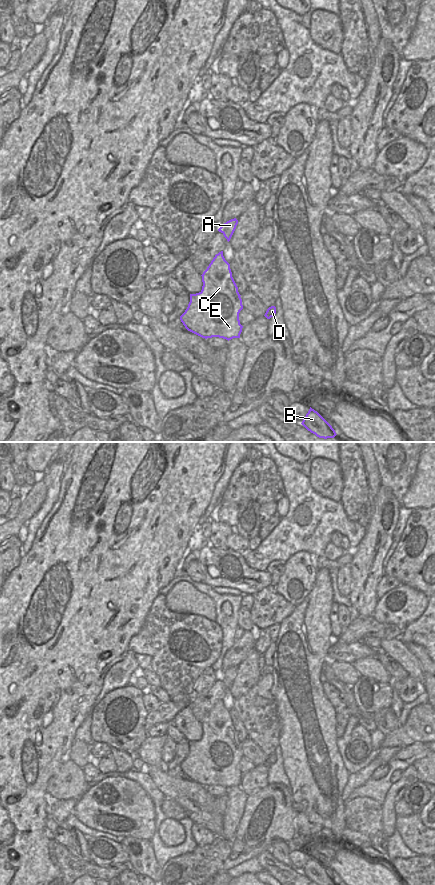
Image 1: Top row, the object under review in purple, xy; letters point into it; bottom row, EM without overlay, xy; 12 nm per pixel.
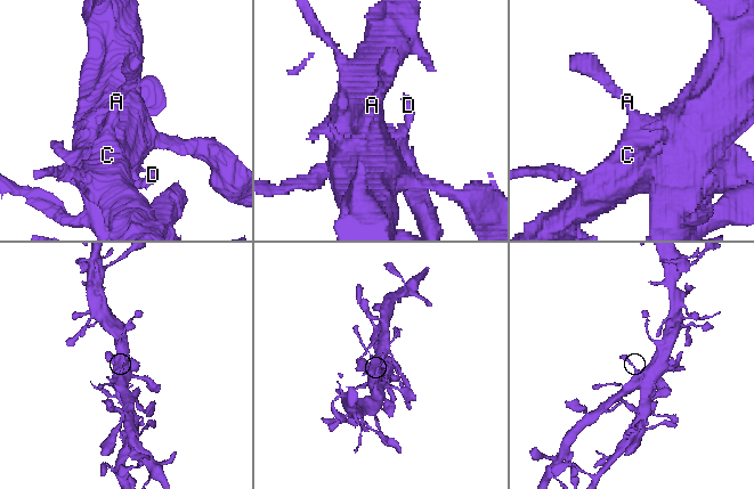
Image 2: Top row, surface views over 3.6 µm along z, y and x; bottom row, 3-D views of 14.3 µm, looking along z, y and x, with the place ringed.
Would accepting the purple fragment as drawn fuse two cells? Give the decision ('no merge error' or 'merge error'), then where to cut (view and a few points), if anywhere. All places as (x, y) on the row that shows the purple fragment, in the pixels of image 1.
no merge error | no cut

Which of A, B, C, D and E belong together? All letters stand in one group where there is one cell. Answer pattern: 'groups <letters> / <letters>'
groups A B C D E

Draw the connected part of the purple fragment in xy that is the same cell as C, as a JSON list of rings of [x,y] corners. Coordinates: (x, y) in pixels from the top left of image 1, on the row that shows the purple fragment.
[[[223,251],[215,255],[201,276],[202,290],[190,294],[188,307],[180,316],[181,322],[188,331],[205,339],[240,338],[242,299]]]

